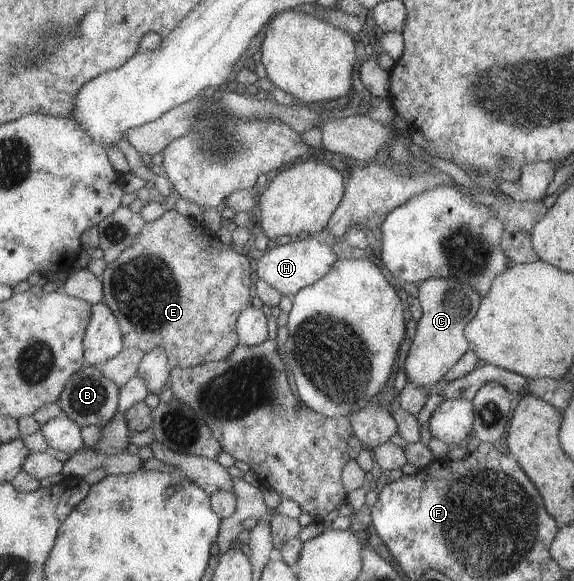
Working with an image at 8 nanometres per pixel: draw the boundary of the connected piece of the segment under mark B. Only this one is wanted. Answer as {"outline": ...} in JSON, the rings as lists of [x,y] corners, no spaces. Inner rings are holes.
{"outline":[[[92,365],[83,366],[76,375],[70,376],[58,401],[62,407],[62,414],[80,427],[94,426],[100,429],[108,422],[113,422],[113,417],[117,414],[119,395],[118,385],[102,376],[99,367]]]}

